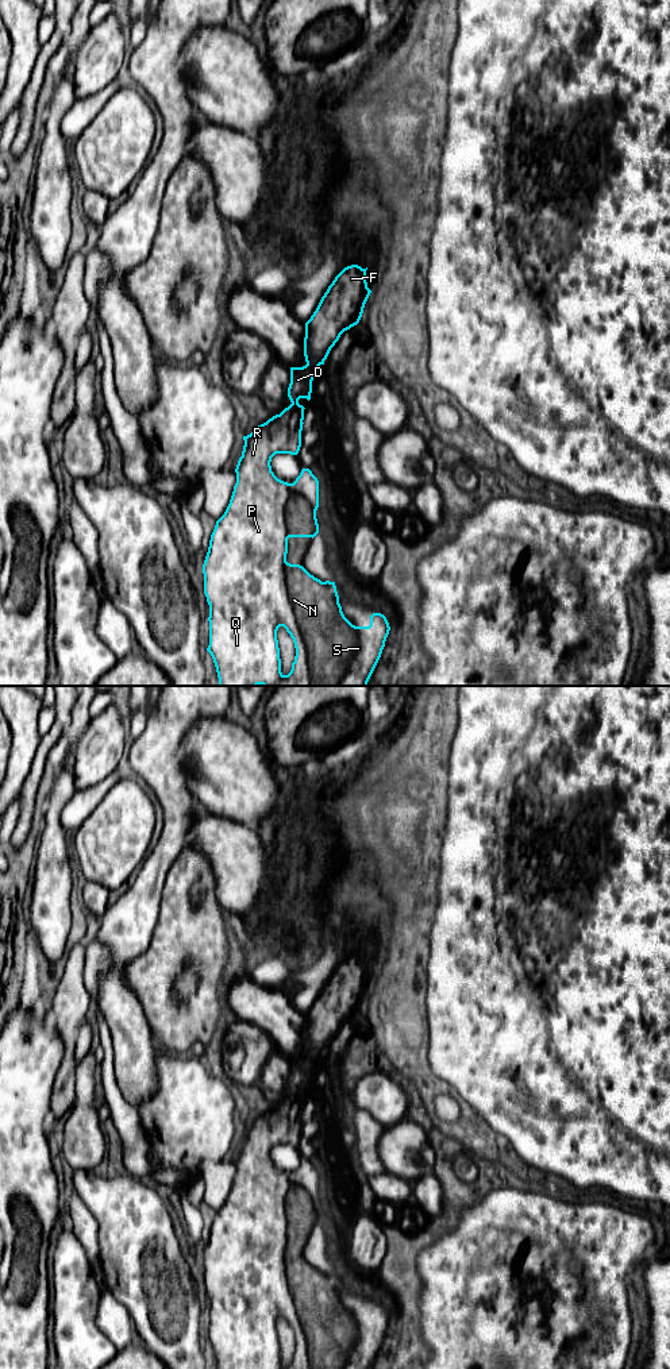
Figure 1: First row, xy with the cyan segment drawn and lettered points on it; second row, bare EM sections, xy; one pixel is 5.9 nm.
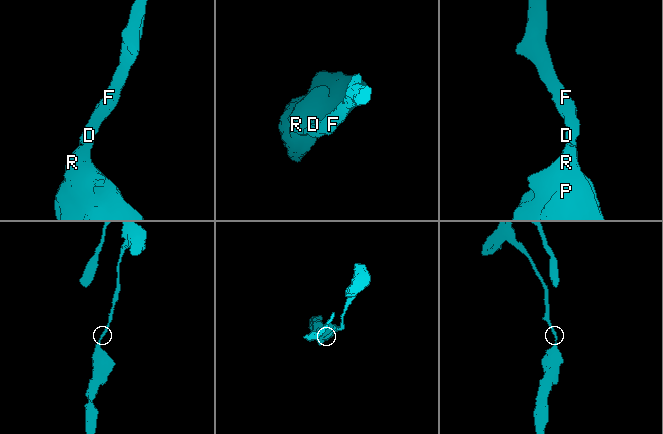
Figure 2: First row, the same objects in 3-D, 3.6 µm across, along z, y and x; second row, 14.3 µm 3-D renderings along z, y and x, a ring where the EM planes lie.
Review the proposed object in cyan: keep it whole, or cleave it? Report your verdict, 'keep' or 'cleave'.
keep

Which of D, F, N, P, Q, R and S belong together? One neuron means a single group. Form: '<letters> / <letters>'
D F N P Q R S

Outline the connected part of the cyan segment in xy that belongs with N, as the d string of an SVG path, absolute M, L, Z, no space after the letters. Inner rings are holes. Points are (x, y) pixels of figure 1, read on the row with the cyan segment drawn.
M358 265L344 267L328 286L316 311L305 323L304 356L307 365L290 367L288 397L290 405L280 414L258 425L243 436L244 446L235 473L236 483L224 514L216 521L208 552L203 564L204 594L209 605L209 645L219 686L367 686L381 657L390 626L381 613L370 616L369 626L355 626L343 614L335 582L321 582L303 566L286 562L289 537L315 537L319 533L316 510L319 508L319 481L309 468L303 468L293 483L278 479L272 471L276 454L297 455L301 447L304 406L300 398L311 400L312 381L317 367L324 365L340 335L357 325L371 293L366 282L366 269ZM284 626L296 648L294 662L288 675L281 672L277 630Z

